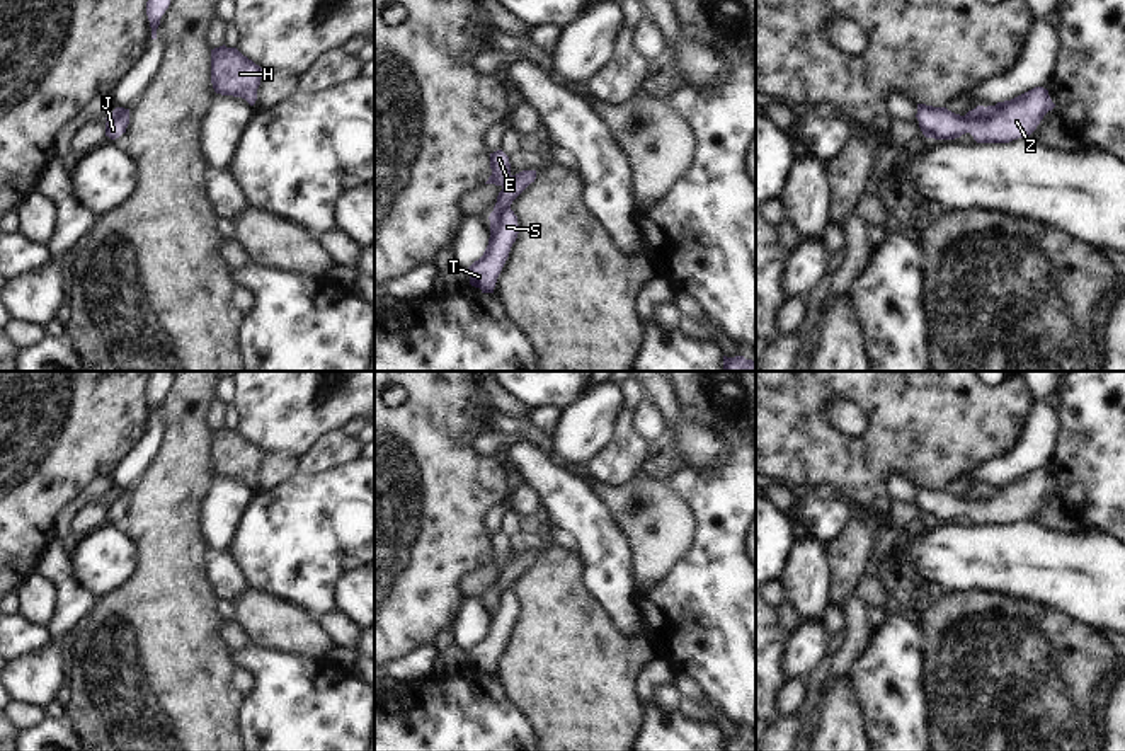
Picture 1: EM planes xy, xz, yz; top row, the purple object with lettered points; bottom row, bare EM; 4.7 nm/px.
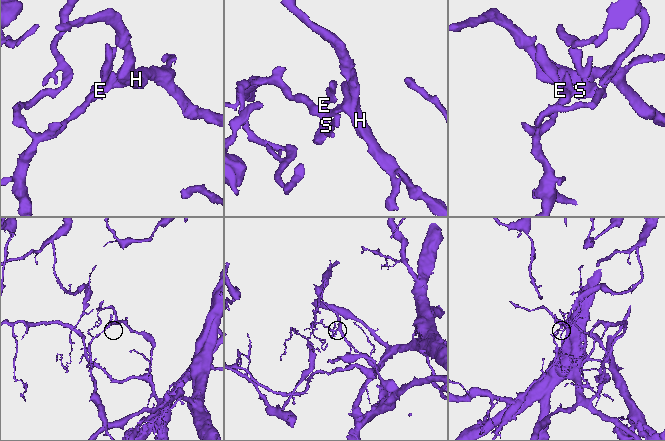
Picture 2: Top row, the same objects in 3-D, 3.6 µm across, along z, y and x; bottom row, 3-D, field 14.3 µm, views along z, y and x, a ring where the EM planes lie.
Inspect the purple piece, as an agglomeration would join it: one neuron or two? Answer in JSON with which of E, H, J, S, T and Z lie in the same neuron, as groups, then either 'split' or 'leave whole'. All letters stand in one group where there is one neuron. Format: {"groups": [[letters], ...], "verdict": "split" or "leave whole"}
{"groups": [["E", "J", "S", "T", "Z"], ["H"]], "verdict": "split"}

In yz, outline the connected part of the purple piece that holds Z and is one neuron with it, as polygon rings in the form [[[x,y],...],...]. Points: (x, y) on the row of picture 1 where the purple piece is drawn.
[[[1035,87],[996,106],[977,106],[972,119],[926,104],[917,104],[916,118],[926,138],[955,140],[970,133],[977,143],[1009,143],[1028,138],[1054,107],[1048,90]]]

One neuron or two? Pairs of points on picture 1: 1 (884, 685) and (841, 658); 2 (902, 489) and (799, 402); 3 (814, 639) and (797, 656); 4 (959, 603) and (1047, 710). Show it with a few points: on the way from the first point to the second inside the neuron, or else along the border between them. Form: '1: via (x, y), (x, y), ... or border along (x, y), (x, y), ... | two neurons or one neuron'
1: border along (875, 630), (846, 675) | two neurons
2: border along (885, 475), (892, 470), (901, 470), (916, 486) | two neurons
3: via (810, 642), (800, 653) | one neuron
4: via (969, 630), (1020, 683) | one neuron

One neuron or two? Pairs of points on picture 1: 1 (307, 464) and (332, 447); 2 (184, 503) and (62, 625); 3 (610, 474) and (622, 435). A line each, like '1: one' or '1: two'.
1: one
2: two
3: one

